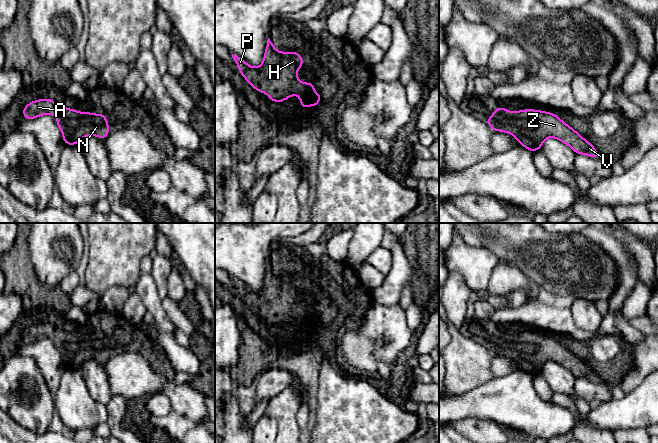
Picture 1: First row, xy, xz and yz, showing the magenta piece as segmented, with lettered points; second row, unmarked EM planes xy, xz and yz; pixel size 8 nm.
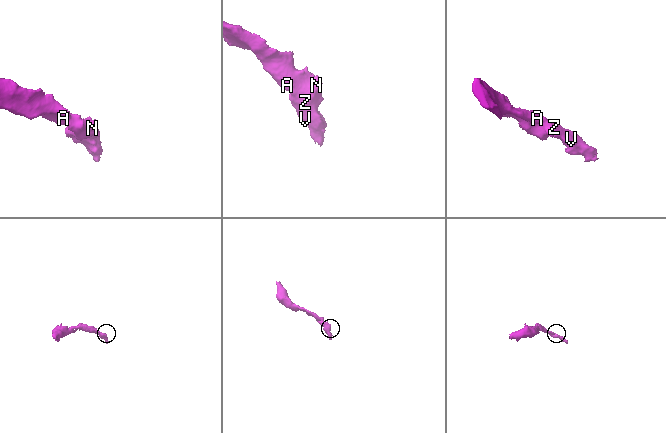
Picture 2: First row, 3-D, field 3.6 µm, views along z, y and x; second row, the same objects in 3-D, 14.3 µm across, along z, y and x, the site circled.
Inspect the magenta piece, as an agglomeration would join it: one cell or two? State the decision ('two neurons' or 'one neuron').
one neuron

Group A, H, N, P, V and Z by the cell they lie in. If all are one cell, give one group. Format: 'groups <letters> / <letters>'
groups A H N P V Z

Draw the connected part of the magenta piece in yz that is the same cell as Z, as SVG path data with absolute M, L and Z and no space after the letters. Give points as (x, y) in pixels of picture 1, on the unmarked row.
M498 331L492 336L492 341L485 344L493 355L510 357L530 376L541 373L543 366L553 361L567 368L575 378L600 382L590 366L554 337L536 333L522 333L514 337Z

